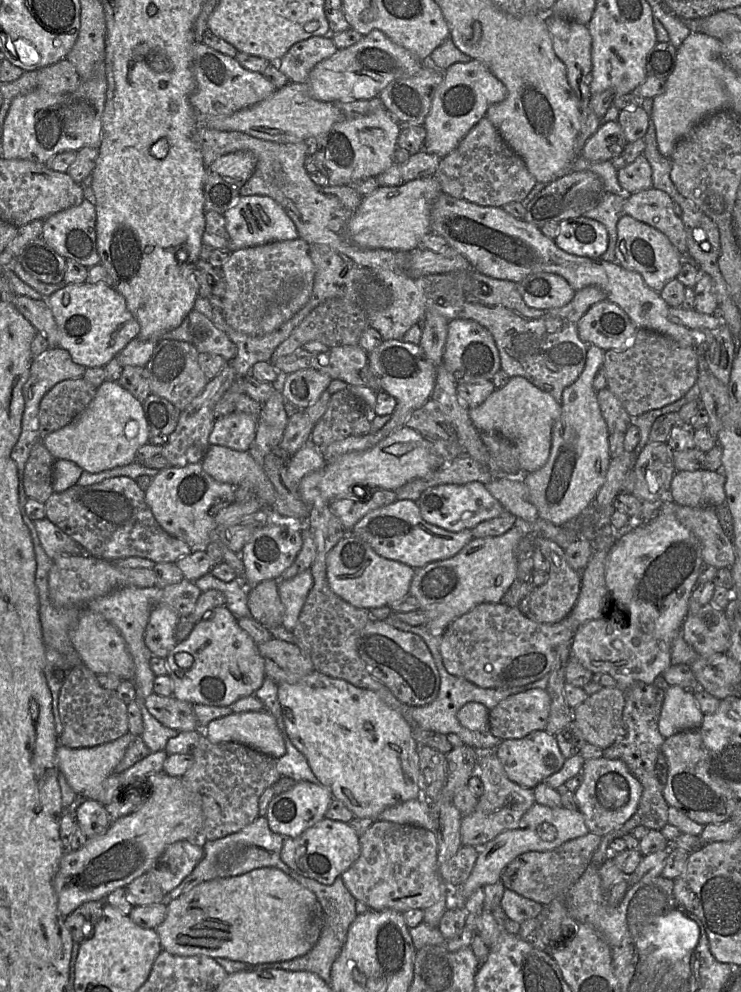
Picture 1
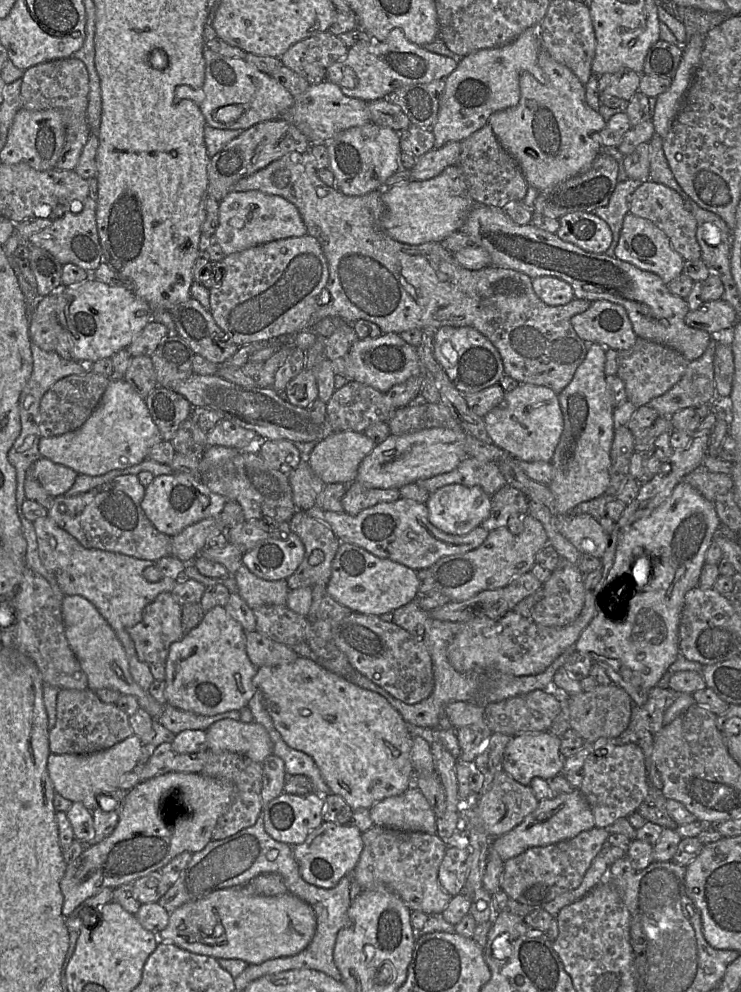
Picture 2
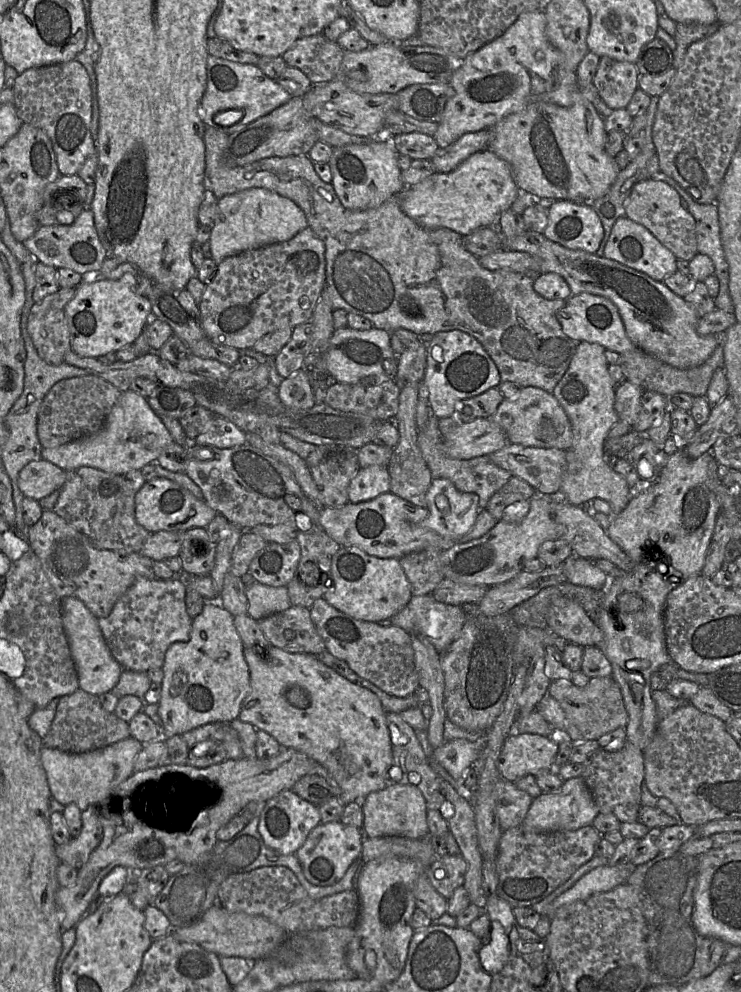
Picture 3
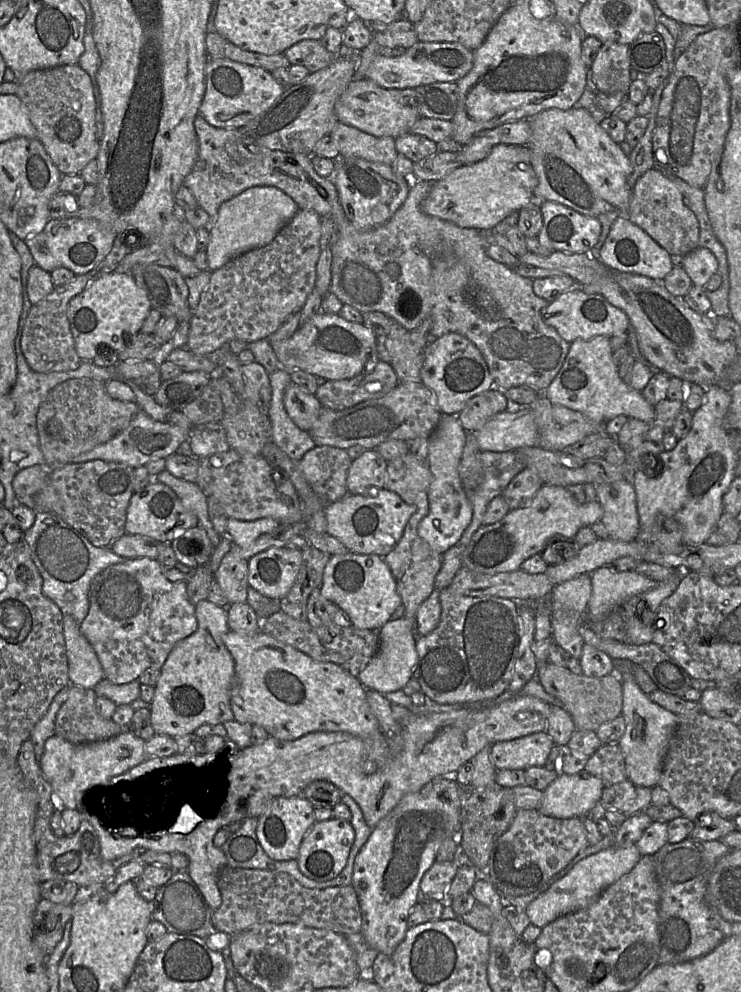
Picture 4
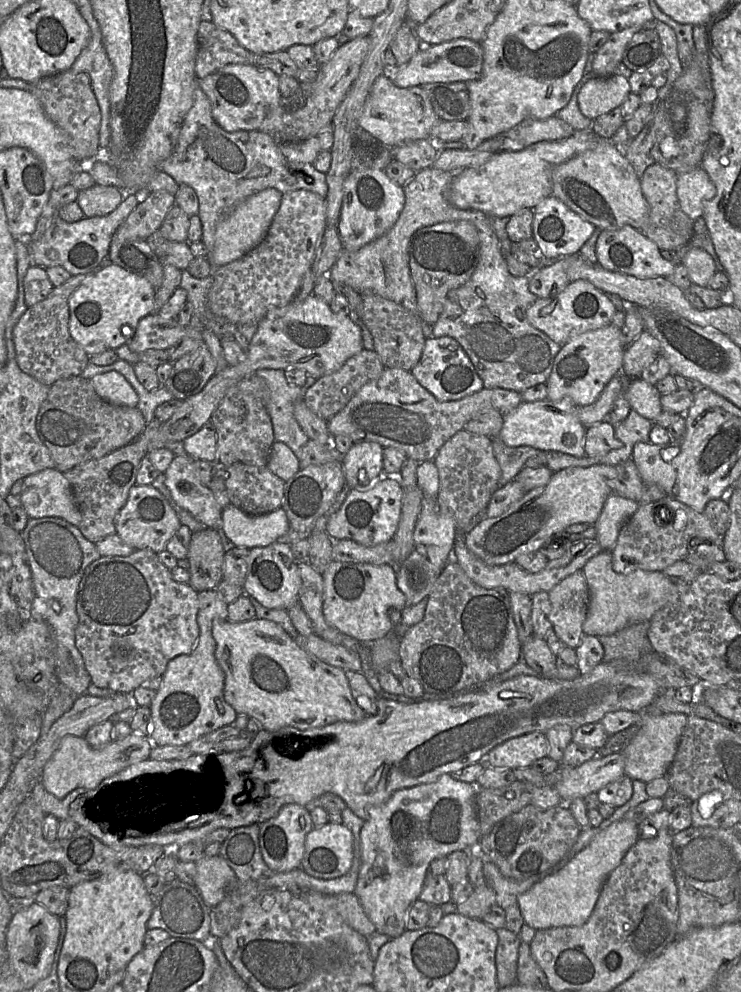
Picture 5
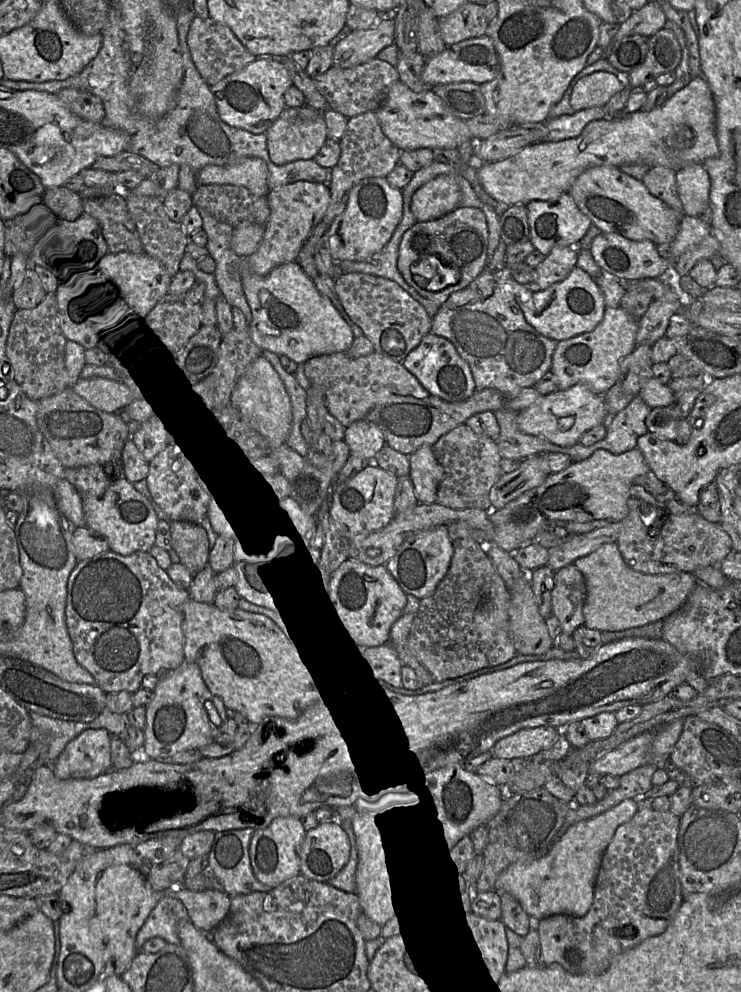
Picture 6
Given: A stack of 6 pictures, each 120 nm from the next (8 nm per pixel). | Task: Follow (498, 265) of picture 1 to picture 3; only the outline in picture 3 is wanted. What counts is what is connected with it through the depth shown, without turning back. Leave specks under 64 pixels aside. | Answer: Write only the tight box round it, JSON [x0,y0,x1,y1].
[503,231,725,369]

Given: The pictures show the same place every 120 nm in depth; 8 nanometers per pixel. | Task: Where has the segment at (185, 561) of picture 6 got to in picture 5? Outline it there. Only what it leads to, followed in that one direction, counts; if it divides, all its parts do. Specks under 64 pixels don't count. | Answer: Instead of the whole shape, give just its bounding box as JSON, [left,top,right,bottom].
[188,529,224,591]

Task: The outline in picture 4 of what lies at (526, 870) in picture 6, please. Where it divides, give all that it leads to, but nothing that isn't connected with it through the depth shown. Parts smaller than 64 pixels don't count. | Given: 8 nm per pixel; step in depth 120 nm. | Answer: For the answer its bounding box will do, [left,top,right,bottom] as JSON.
[524,844,641,928]

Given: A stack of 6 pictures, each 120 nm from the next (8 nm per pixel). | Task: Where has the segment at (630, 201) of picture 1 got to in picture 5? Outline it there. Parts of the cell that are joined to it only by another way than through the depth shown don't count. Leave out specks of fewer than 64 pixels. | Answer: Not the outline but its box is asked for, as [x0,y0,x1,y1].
[640,163,694,250]

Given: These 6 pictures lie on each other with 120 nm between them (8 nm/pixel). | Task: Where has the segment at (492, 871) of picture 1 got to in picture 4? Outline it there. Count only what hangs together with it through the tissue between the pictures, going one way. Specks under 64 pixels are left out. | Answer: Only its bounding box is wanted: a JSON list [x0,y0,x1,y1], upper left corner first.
[539,770,602,819]

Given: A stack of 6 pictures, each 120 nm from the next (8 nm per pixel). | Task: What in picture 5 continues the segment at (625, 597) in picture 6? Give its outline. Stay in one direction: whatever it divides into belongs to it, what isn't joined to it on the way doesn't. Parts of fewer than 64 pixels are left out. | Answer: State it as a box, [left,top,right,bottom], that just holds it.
[582,551,676,635]

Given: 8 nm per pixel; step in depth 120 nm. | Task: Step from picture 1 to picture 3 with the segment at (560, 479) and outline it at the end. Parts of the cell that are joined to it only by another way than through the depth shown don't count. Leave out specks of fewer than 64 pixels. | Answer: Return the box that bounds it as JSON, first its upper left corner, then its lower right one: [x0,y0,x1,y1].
[552,342,632,516]

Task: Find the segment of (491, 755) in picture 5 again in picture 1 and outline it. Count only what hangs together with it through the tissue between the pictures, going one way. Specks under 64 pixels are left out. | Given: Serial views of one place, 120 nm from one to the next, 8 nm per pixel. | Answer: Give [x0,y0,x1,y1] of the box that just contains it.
[495,730,565,789]

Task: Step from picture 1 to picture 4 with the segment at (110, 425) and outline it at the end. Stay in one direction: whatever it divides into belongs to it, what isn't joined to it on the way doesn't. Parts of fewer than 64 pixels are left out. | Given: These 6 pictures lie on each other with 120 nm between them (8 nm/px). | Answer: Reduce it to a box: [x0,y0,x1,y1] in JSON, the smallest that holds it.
[72,408,190,468]

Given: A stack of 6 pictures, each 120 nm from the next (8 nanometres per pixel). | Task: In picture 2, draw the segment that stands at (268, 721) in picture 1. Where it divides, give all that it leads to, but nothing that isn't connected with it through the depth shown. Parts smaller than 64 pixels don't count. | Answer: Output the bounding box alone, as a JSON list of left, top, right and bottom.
[207,718,273,763]

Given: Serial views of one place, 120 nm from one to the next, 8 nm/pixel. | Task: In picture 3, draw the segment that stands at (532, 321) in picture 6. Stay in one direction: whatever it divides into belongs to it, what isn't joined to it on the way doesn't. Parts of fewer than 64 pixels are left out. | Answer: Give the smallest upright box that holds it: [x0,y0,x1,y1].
[557,293,636,355]

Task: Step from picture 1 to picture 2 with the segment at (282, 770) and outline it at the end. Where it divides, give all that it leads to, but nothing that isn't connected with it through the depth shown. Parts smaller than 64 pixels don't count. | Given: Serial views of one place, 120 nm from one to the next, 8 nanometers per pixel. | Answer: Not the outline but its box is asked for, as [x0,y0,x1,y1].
[267,728,331,796]

